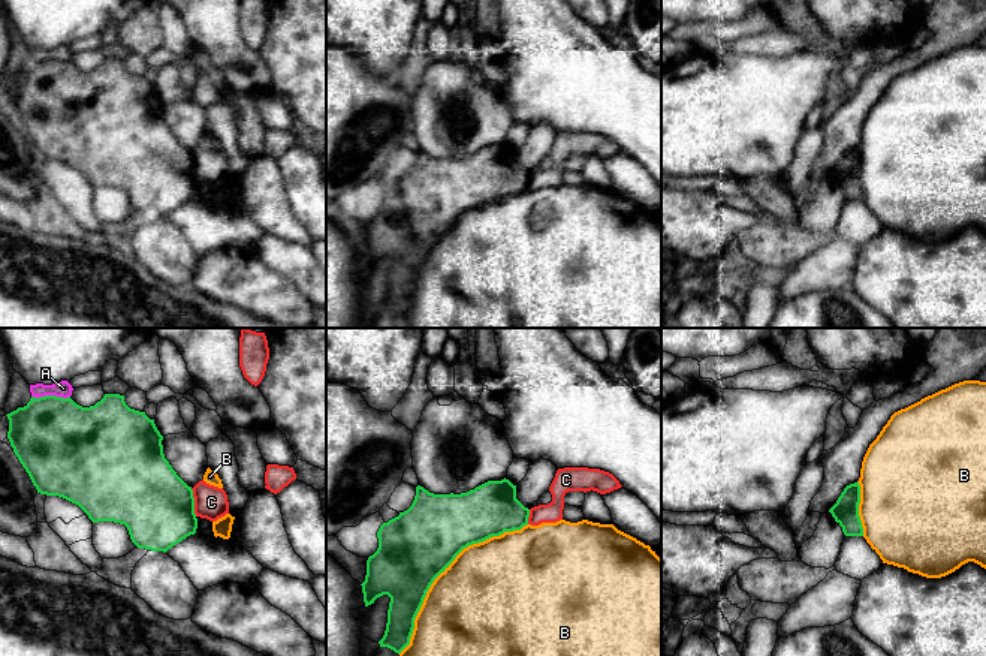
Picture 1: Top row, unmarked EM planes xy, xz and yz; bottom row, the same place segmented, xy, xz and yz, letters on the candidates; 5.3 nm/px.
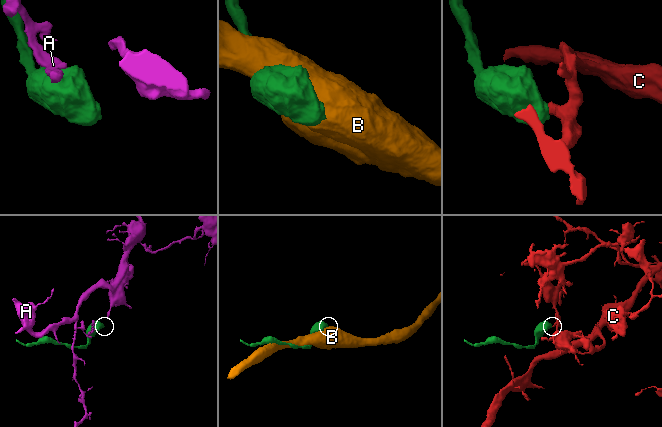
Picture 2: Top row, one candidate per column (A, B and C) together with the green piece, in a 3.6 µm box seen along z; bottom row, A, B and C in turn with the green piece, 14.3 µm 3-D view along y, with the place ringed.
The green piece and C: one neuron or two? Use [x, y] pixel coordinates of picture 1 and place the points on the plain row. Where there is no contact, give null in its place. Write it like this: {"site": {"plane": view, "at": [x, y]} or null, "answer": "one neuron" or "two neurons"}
{"site": {"plane": "xy", "at": [193, 166]}, "answer": "two neurons"}

